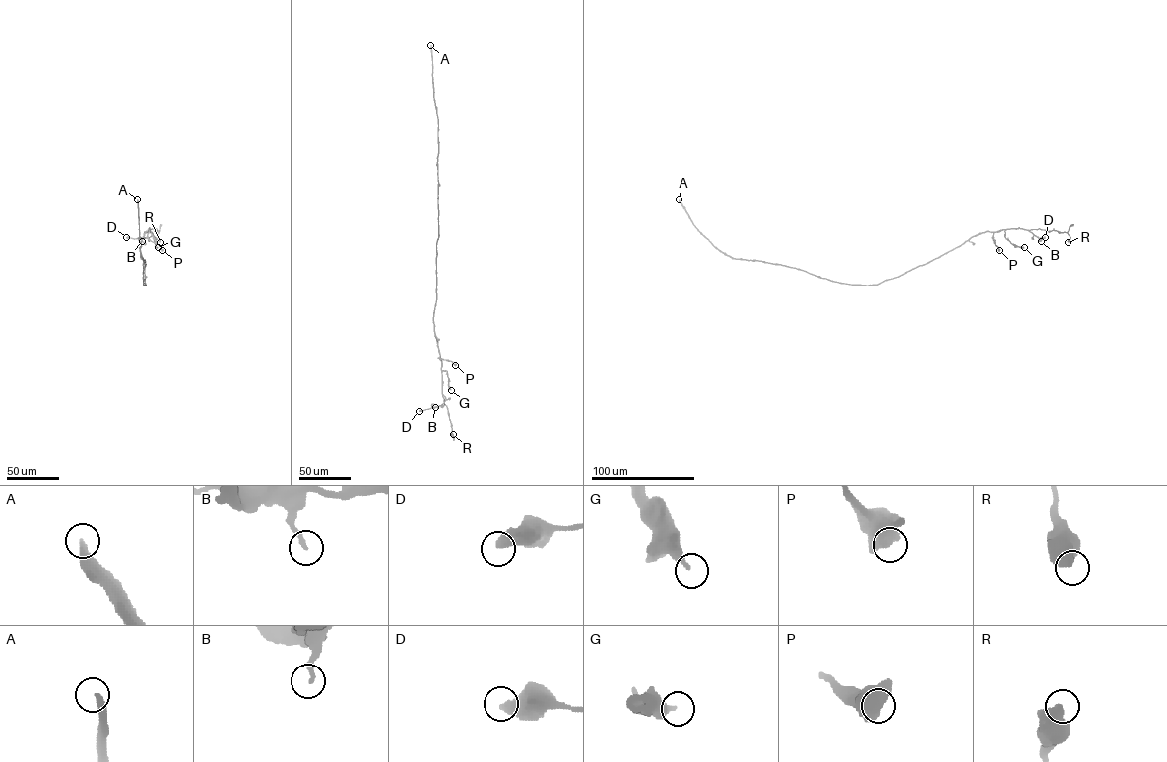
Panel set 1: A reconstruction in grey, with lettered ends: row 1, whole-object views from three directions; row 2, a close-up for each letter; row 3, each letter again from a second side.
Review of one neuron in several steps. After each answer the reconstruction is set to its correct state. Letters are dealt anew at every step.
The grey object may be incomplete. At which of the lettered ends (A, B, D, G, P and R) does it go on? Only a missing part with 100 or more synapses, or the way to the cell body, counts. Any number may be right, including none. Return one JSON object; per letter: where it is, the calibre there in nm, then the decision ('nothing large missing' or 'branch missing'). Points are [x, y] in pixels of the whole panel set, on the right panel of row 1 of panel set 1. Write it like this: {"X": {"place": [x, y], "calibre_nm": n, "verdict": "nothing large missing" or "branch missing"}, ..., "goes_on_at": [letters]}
{"A": {"place": [679, 199], "calibre_nm": 300, "verdict": "branch missing"}, "B": {"place": [1041, 241], "calibre_nm": 180, "verdict": "nothing large missing"}, "D": {"place": [1045, 237], "calibre_nm": 480, "verdict": "nothing large missing"}, "G": {"place": [1024, 247], "calibre_nm": 240, "verdict": "nothing large missing"}, "P": {"place": [999, 250], "calibre_nm": 900, "verdict": "nothing large missing"}, "R": {"place": [1068, 242], "calibre_nm": 600, "verdict": "nothing large missing"}, "goes_on_at": ["A"]}

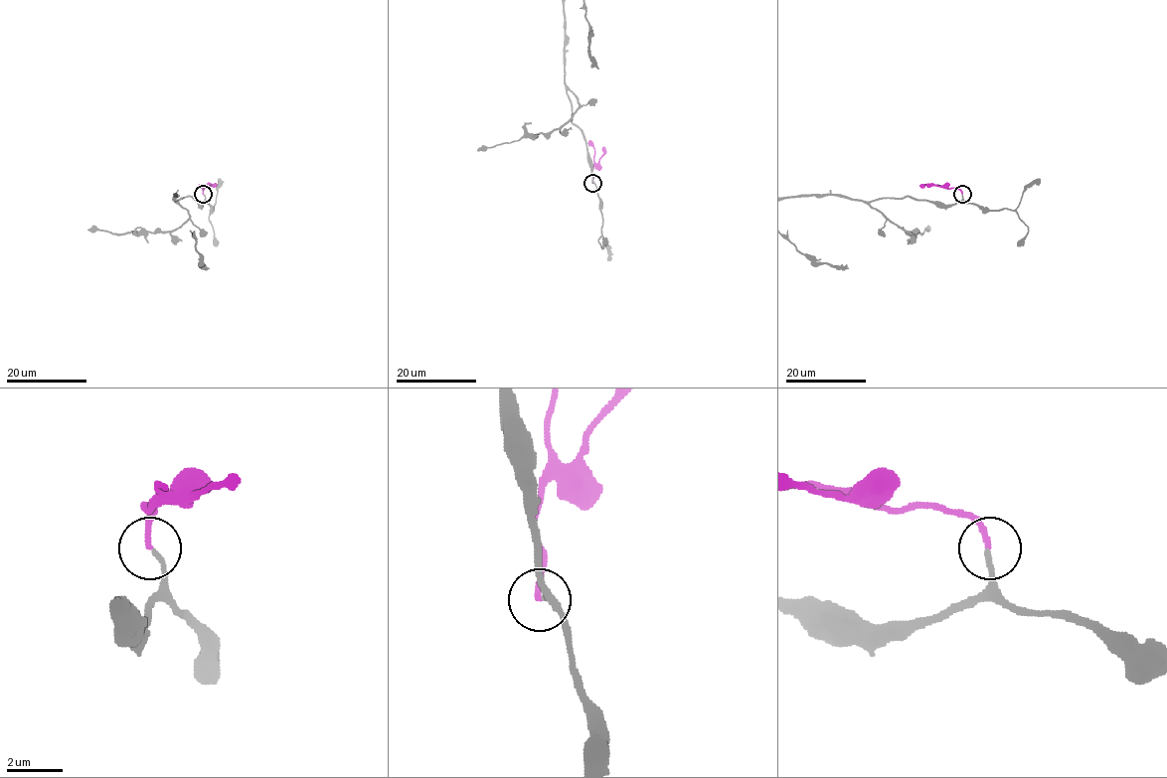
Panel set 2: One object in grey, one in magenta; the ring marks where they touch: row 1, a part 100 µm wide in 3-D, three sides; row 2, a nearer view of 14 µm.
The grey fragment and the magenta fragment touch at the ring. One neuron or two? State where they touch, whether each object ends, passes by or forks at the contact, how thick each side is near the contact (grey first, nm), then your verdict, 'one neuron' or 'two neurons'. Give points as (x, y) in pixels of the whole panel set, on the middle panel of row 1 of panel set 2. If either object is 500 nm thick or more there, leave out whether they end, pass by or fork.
(592, 183) | grey ends | magenta ends | 170/180 nm | one neuron

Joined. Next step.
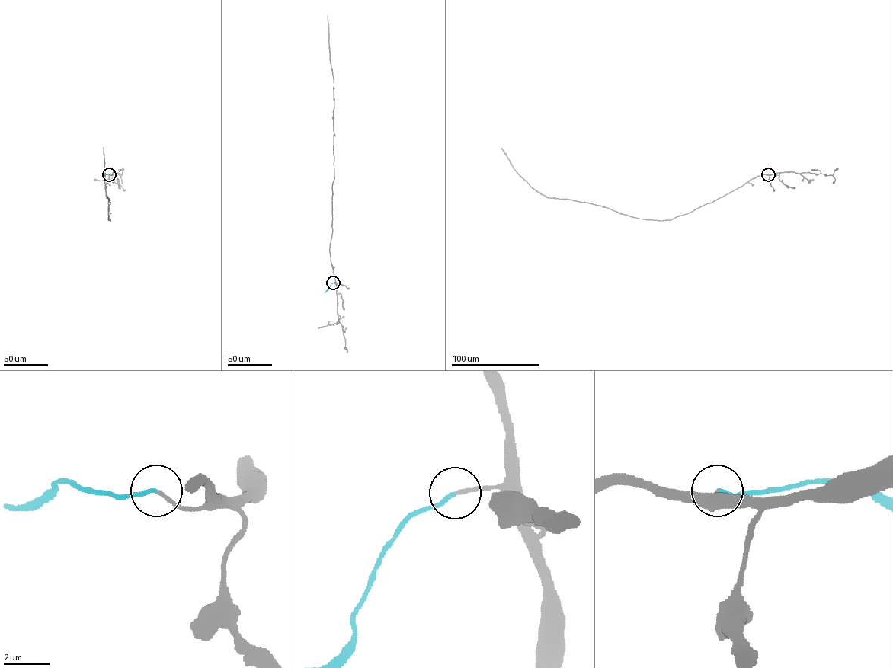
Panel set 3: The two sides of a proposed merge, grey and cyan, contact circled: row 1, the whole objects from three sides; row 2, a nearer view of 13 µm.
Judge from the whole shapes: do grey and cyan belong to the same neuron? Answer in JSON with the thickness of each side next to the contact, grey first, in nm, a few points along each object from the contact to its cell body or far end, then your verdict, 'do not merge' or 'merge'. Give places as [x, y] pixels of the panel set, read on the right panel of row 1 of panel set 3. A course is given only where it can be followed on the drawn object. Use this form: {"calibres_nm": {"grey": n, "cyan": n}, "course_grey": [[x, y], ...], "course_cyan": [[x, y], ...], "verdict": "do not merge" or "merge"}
{"calibres_nm": {"grey": 140, "cyan": 160}, "course_grey": [[768, 174], [757, 176], [712, 202], [670, 219], [648, 220], [587, 202], [545, 196], [516, 172], [501, 147]], "course_cyan": [[768, 174], [778, 175]], "verdict": "merge"}

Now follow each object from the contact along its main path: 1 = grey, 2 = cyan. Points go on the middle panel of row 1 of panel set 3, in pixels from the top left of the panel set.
1: (333, 282), (334, 278), (329, 249), (334, 179), (334, 86), (327, 16)
2: (333, 282), (324, 292)

